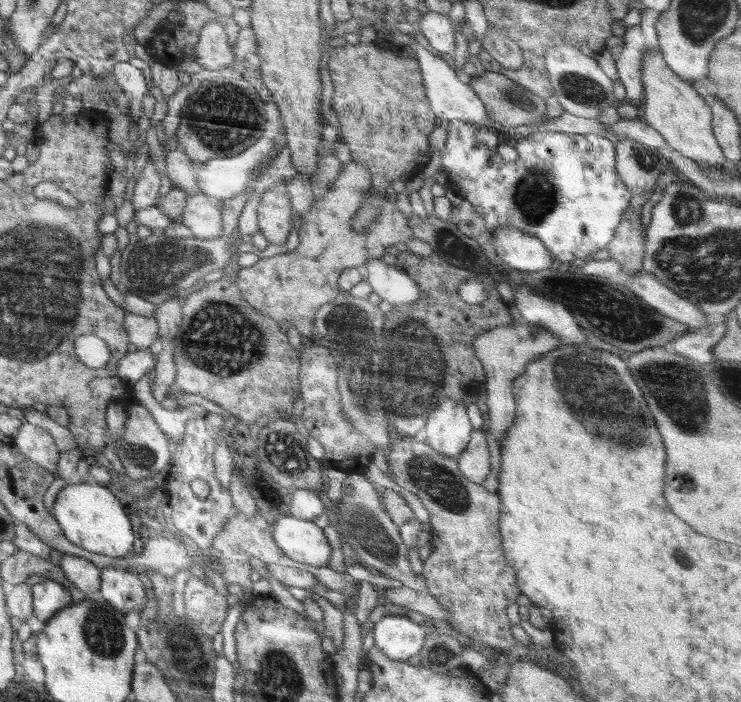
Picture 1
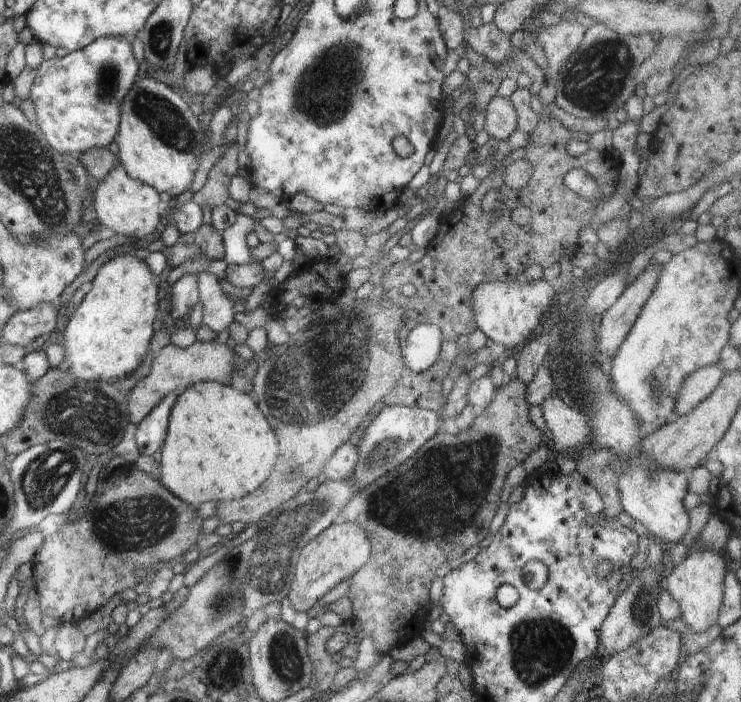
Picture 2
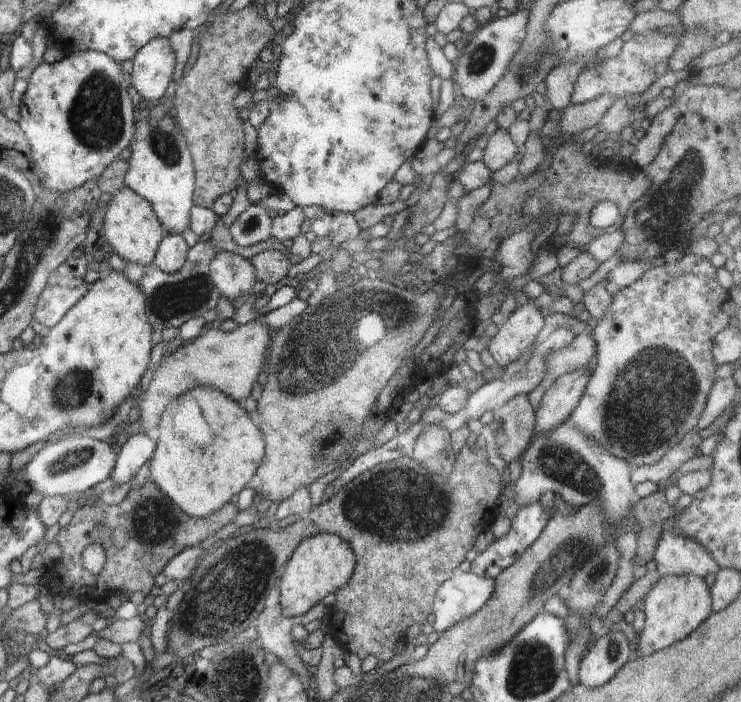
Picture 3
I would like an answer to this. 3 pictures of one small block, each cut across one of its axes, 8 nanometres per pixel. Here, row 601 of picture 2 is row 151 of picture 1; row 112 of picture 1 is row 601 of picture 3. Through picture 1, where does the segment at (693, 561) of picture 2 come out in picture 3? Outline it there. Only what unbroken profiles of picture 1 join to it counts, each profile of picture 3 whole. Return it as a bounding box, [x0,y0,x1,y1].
[638,574,711,655]

